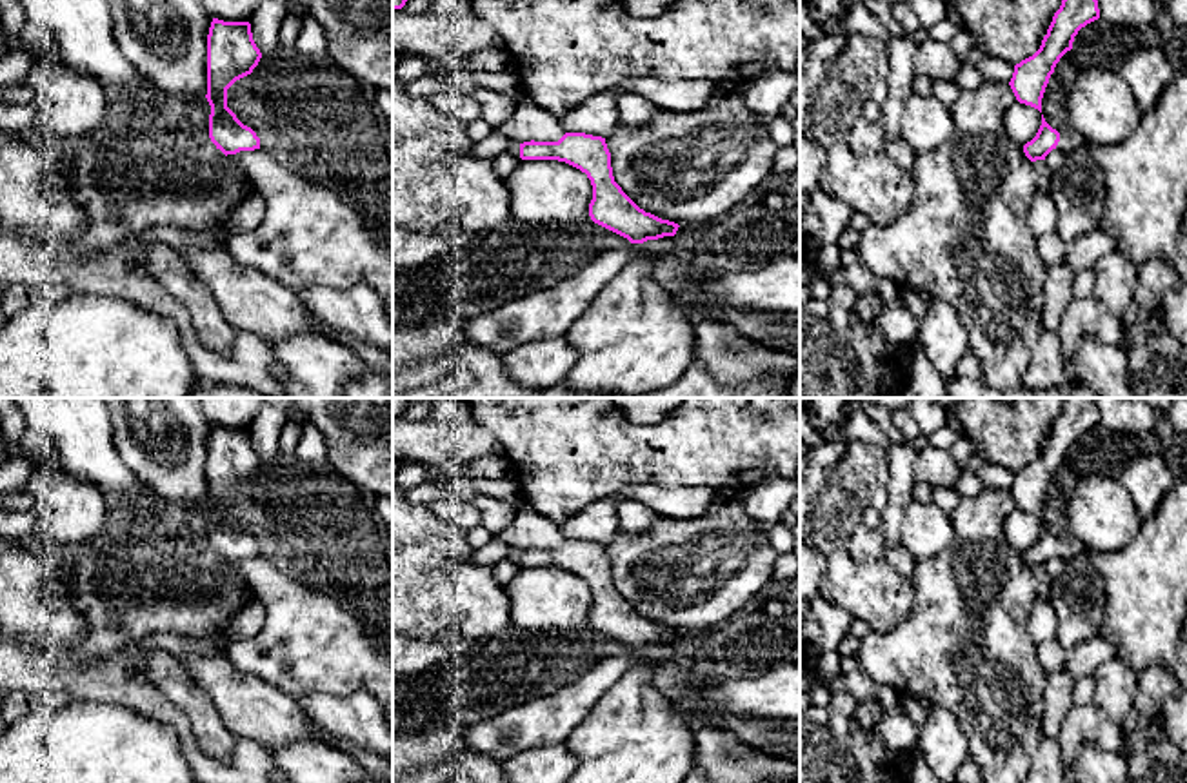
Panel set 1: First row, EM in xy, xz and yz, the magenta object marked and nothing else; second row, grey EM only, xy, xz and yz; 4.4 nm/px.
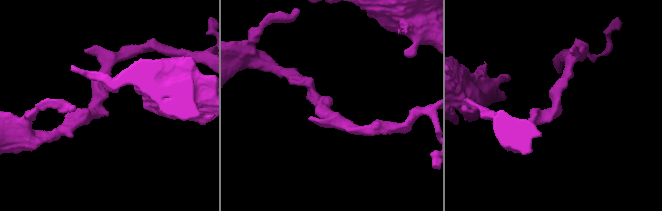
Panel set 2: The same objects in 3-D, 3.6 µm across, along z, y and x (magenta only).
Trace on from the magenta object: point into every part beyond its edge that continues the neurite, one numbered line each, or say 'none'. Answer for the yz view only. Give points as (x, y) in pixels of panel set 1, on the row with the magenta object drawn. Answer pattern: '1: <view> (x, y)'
1: yz (1146, 175)

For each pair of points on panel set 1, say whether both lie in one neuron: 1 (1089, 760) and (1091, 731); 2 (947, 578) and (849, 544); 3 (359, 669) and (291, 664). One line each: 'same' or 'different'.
1: different
2: different
3: same

